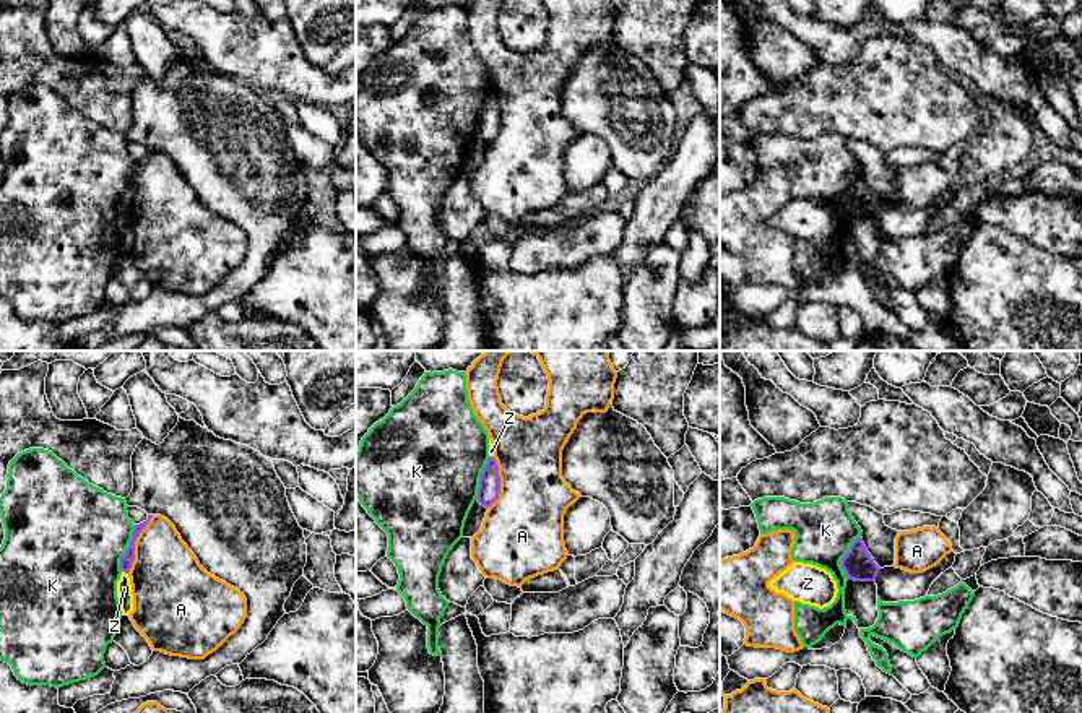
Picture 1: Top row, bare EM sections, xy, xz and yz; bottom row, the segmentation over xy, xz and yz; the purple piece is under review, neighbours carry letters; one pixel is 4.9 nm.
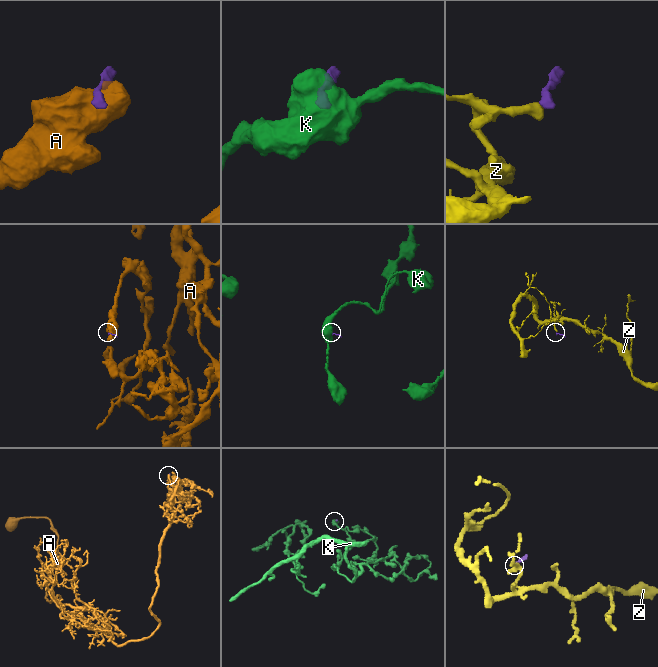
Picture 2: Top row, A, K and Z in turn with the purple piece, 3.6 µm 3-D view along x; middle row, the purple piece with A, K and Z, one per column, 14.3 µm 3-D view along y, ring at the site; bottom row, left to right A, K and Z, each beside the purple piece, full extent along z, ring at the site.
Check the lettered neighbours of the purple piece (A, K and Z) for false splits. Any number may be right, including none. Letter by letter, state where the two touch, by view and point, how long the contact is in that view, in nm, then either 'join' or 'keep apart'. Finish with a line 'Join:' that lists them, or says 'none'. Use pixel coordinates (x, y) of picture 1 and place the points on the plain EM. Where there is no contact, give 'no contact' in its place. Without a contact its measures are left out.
A: contact xy (134, 181); length 320 nm; keep apart
K: contact yz (843, 194); length 220 nm; keep apart
Z: contact xy (125, 208); length 40 nm; keep apart
Join: none

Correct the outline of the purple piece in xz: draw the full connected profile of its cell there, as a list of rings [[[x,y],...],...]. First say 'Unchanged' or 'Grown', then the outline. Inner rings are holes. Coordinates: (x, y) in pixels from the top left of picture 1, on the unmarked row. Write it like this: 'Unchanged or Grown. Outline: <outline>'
Unchanged. Outline: [[[489,93],[481,114],[479,114],[479,123],[478,123],[478,133],[476,136],[489,145],[500,130],[500,112],[499,112],[499,102],[494,93]]]

